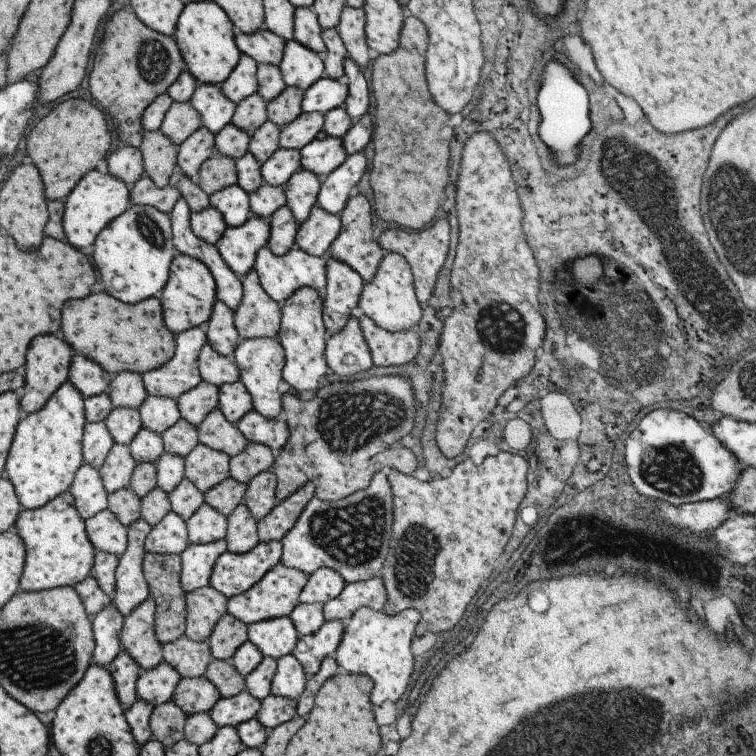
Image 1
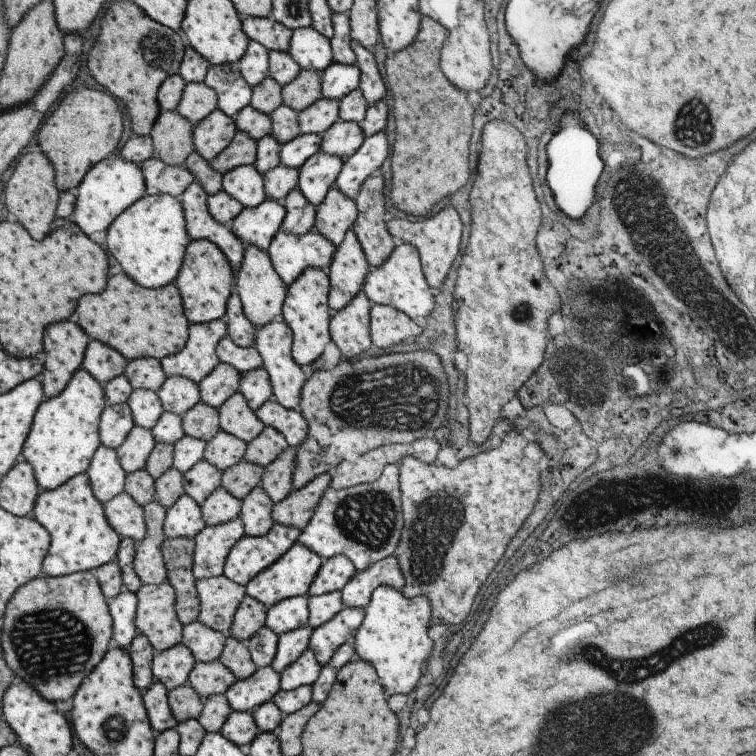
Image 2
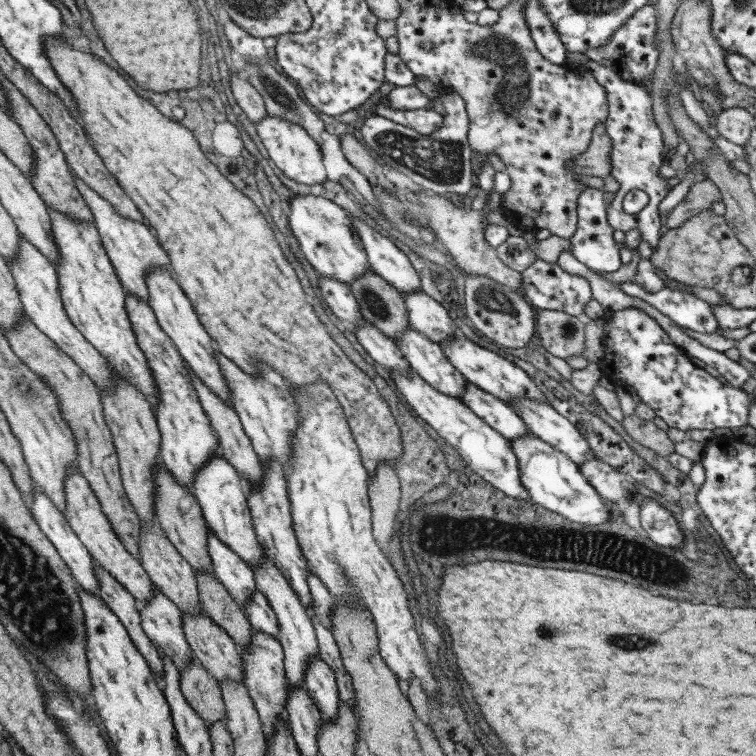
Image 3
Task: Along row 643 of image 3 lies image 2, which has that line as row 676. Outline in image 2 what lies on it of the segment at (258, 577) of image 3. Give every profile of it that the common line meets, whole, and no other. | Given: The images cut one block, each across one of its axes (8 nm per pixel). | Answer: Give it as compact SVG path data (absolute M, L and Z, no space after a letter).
M307 649L279 673L279 688L289 691L301 685L313 684L320 668L313 652Z

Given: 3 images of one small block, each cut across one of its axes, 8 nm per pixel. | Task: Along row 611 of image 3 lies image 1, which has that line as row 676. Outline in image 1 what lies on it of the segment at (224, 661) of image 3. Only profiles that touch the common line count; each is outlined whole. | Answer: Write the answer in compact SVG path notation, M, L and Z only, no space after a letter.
M201 676L180 677L171 699L188 717L199 712L208 712L220 697L217 688L205 676Z

